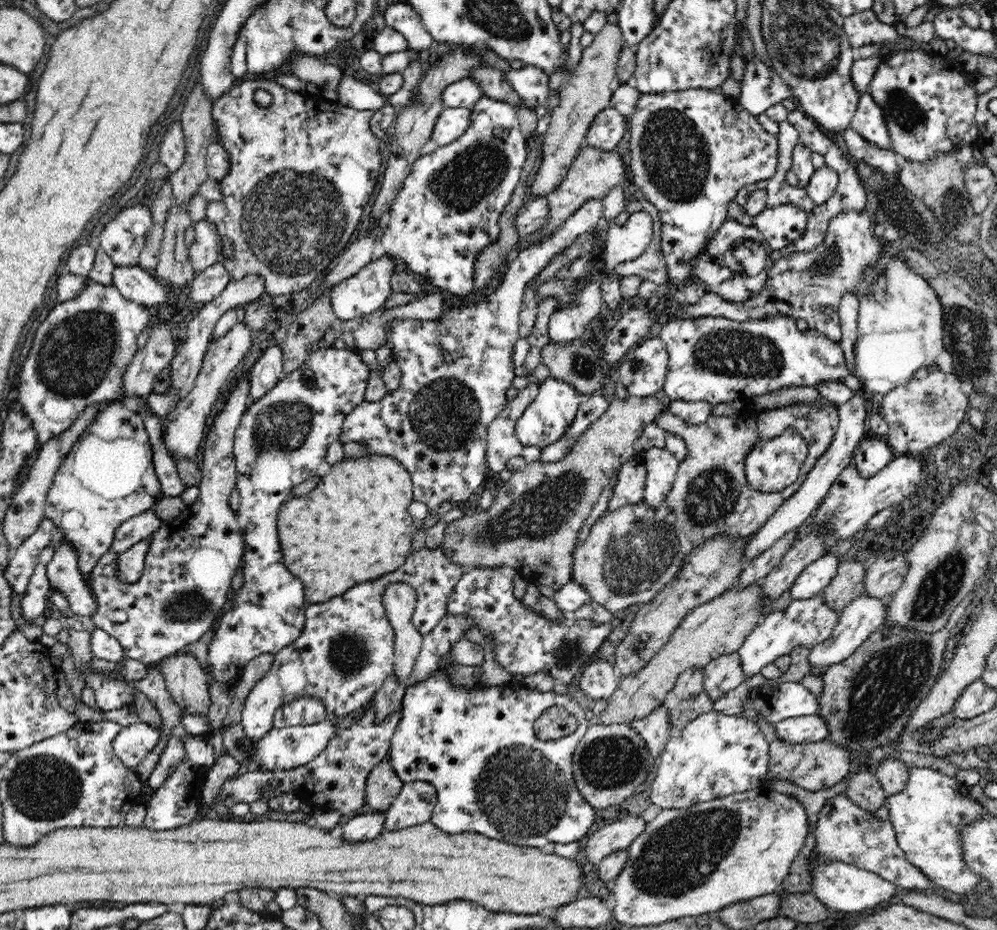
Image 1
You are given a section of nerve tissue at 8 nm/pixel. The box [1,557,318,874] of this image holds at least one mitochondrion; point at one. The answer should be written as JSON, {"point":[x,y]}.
{"point":[43,787]}

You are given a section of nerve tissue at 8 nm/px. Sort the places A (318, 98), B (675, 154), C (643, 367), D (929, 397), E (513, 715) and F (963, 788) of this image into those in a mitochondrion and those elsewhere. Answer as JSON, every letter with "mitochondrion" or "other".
{"A":"other","B":"mitochondrion","C":"mitochondrion","D":"mitochondrion","E":"other","F":"other"}

